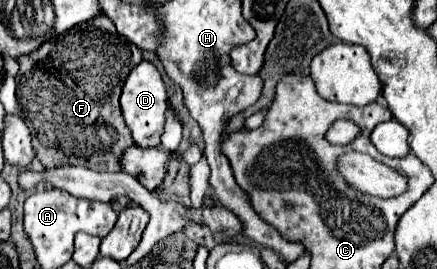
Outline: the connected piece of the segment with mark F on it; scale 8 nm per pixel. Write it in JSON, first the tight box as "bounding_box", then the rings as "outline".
{"bounding_box":[16,16,140,172],"outline":[[[98,16],[90,22],[78,24],[64,34],[46,40],[46,44],[40,44],[40,48],[36,48],[34,52],[18,58],[20,72],[16,76],[16,96],[20,104],[20,118],[32,130],[32,146],[46,170],[64,164],[86,166],[100,172],[120,170],[120,152],[134,144],[132,132],[122,118],[120,94],[128,74],[140,60],[140,48],[136,44],[130,44],[130,40],[126,40],[122,34],[118,34],[114,24],[106,16]]]}

